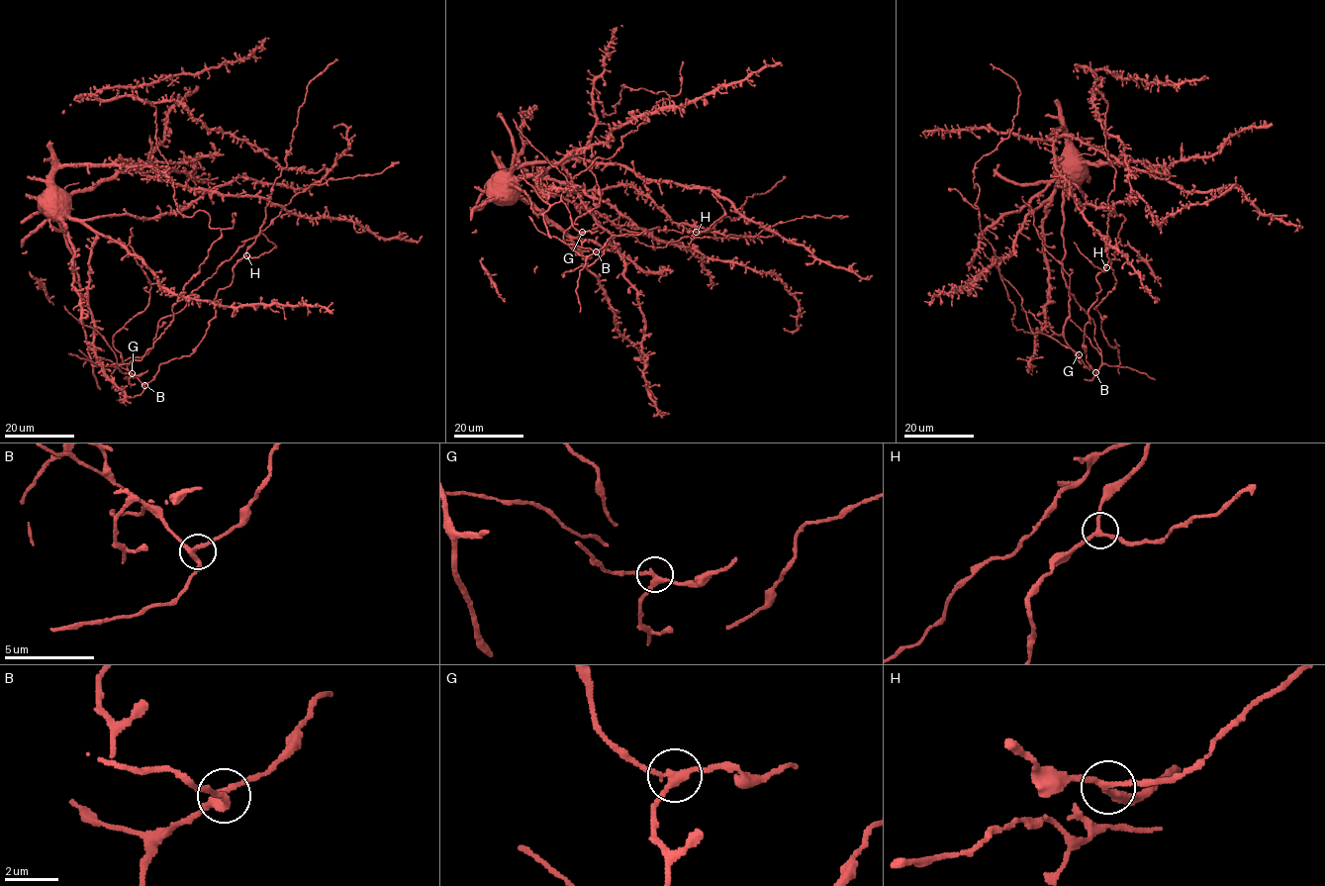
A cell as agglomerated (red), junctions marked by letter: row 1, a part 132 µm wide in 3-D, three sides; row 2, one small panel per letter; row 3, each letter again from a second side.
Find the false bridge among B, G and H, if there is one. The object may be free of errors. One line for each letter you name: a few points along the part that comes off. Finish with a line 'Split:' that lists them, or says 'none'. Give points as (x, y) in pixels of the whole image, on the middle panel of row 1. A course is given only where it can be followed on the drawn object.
G: (583, 232), (582, 246)
Split: G

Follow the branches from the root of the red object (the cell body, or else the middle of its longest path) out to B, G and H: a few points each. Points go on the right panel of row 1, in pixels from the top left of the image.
B: (1082, 161), (1028, 215), (1044, 248), (1068, 274), (1069, 292), (1093, 320), (1102, 359), (1095, 372)
G: (1082, 161), (1083, 166), (1064, 191), (1062, 275), (1070, 298), (1070, 315), (1062, 334), (1050, 336), (1079, 354)
H: (1082, 161), (1028, 215), (1093, 320), (1102, 359), (1095, 372), (1084, 328), (1106, 267)

